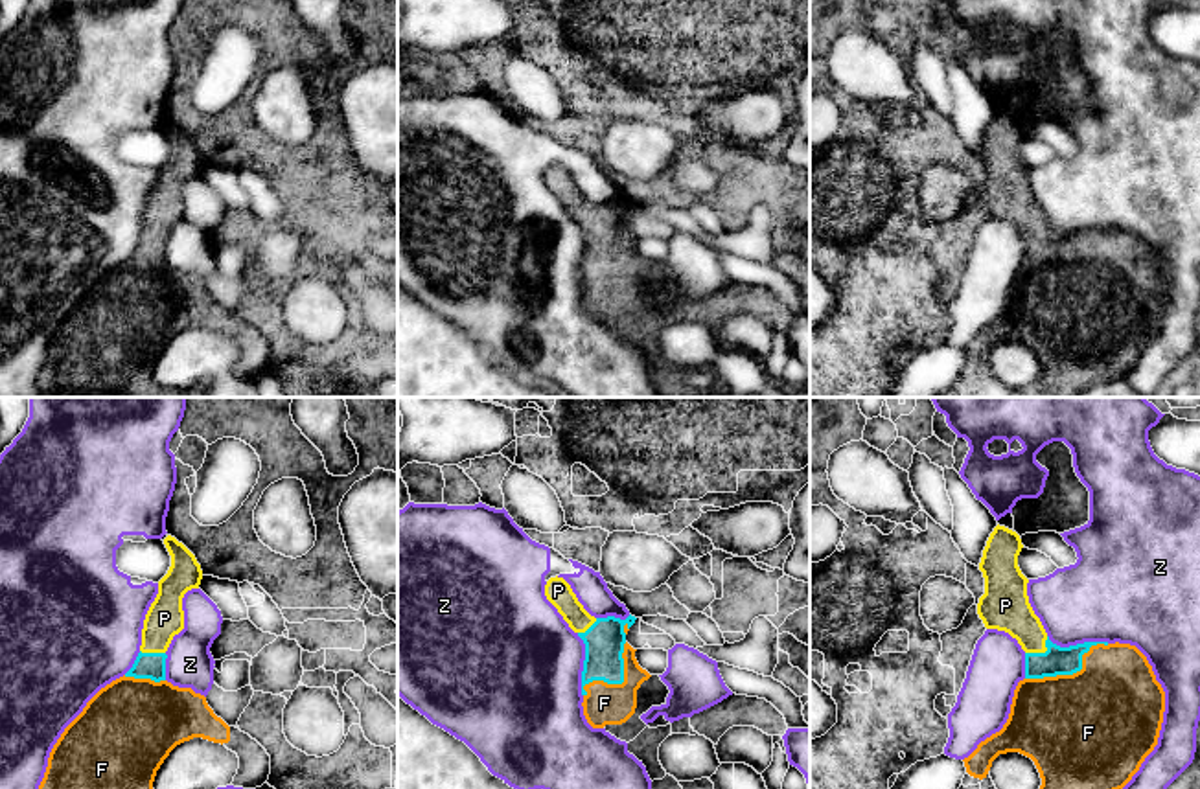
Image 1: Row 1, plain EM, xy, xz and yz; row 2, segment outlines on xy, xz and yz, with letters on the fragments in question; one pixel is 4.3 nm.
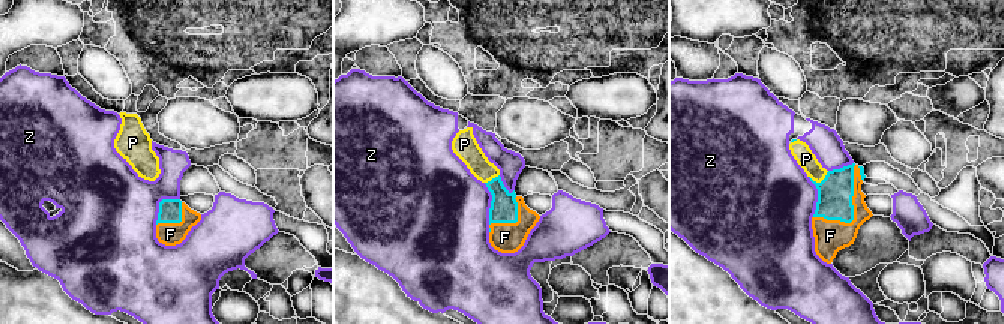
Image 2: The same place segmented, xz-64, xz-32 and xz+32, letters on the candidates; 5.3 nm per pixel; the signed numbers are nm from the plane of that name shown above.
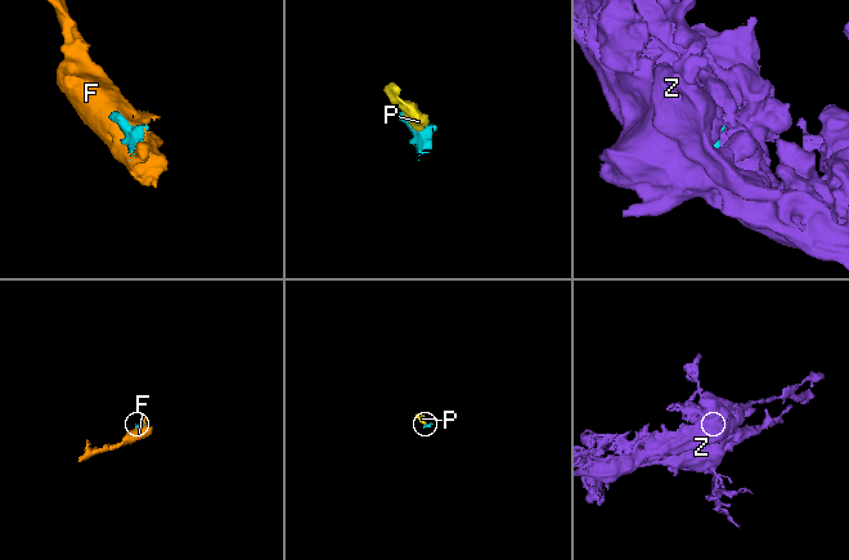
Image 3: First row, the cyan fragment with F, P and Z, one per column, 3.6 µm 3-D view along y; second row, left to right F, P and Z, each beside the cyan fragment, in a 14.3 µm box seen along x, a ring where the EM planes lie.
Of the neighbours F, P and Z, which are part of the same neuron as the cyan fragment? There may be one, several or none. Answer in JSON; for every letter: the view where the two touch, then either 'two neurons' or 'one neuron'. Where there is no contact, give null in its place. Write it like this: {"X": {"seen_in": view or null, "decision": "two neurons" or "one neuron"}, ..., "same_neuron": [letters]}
{"F": {"seen_in": "yz", "decision": "one neuron"}, "P": {"seen_in": "yz", "decision": "one neuron"}, "Z": {"seen_in": "xz", "decision": "two neurons"}, "same_neuron": ["F", "P"]}

